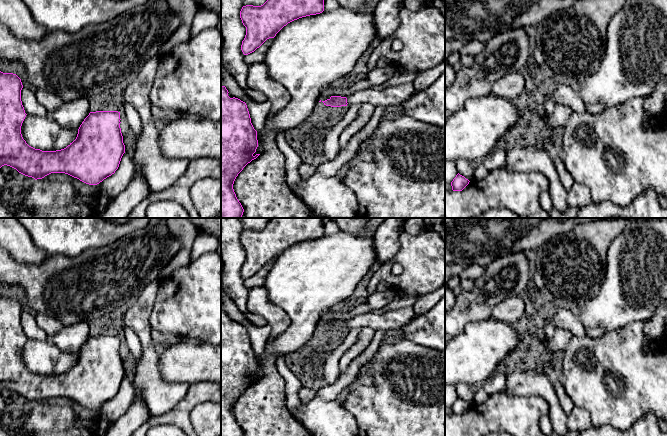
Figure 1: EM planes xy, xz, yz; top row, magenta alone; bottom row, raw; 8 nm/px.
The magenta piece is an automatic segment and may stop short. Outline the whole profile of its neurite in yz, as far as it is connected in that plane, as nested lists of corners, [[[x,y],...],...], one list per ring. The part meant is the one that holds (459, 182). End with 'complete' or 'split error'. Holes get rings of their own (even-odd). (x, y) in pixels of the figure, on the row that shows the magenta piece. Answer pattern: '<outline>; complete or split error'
[[[458,173],[451,182],[452,190],[462,191],[469,184],[469,182],[470,181],[468,179]]]; complete

